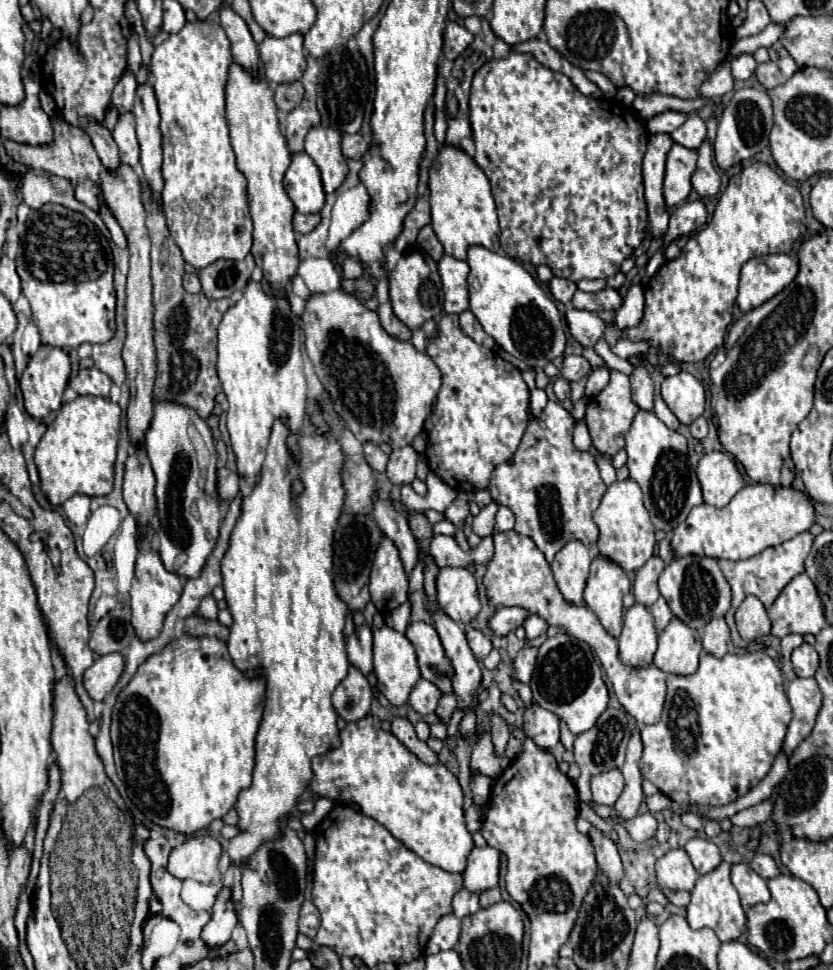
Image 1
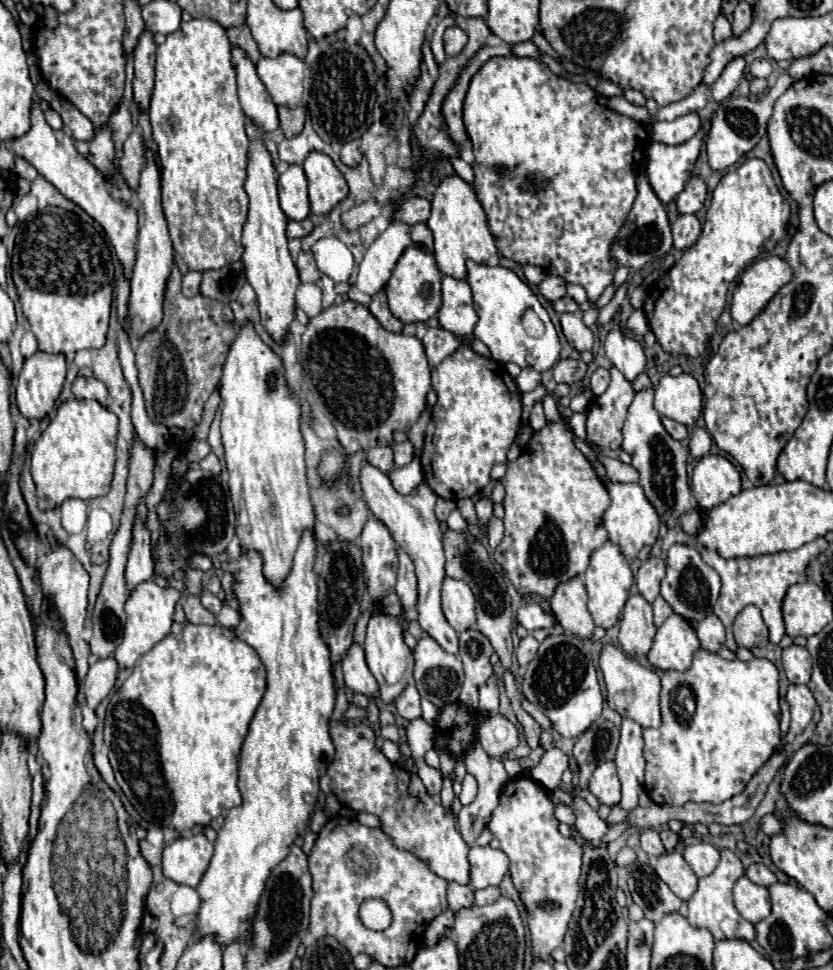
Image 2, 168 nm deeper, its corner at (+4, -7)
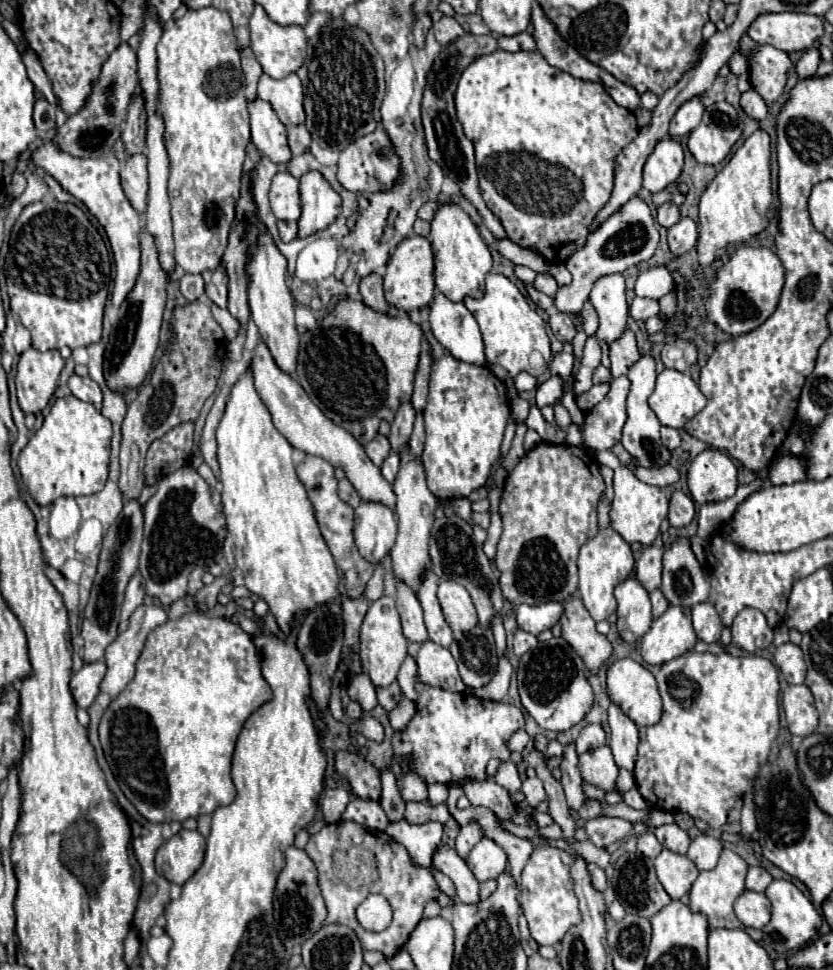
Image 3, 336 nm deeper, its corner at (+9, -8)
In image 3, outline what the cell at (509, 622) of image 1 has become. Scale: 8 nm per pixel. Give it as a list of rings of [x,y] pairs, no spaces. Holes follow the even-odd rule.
[[[545,602],[545,604],[519,604],[515,608],[517,624],[521,630],[529,634],[541,634],[545,630],[551,630],[559,618],[563,616],[563,604],[561,602]]]

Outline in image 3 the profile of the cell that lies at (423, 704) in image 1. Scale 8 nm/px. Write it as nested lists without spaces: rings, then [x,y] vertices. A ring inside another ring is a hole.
[[[393,682],[391,686],[385,686],[385,688],[377,688],[377,700],[385,710],[393,710],[397,706],[399,696],[401,696],[401,688],[397,682]]]

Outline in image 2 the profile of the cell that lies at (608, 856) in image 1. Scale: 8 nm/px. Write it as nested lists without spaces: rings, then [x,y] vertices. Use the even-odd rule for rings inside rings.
[[[574,797],[574,803],[572,803],[572,809],[576,813],[576,829],[578,833],[592,845],[592,847],[608,847],[604,843],[604,835],[608,833],[608,825],[606,821],[602,821],[598,817],[598,813],[582,799]]]

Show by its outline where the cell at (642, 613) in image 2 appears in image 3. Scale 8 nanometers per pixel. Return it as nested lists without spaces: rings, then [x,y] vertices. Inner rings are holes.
[[[629,576],[625,578],[617,588],[615,588],[615,600],[617,600],[617,630],[621,634],[621,638],[625,642],[637,642],[653,624],[653,616],[651,616],[651,600],[649,600],[649,592],[643,590],[643,584]]]

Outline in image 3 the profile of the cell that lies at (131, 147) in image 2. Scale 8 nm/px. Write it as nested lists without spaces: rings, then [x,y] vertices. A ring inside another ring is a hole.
[[[143,154],[127,158],[121,170],[121,186],[131,206],[143,214],[147,208],[147,158]]]

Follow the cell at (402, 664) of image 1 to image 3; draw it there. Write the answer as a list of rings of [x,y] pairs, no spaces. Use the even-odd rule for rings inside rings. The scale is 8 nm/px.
[[[381,596],[379,600],[371,602],[361,626],[359,654],[361,654],[363,670],[369,674],[375,686],[389,686],[397,678],[399,666],[407,656],[407,638],[401,632],[401,620],[399,620],[393,596]]]

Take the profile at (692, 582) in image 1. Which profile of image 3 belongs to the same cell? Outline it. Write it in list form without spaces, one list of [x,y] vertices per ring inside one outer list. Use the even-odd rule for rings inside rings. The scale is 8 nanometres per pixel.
[[[679,536],[663,554],[663,584],[661,590],[669,604],[693,608],[709,596],[709,578],[697,562],[691,542]]]

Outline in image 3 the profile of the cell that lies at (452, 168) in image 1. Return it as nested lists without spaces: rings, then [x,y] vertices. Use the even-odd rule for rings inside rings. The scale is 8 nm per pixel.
[[[447,204],[437,210],[431,222],[431,246],[435,254],[435,288],[451,302],[461,302],[465,296],[481,298],[485,276],[491,270],[491,252],[463,208]]]

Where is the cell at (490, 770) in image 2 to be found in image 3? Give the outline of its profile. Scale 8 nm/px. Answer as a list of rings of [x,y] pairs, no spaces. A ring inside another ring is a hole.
[[[471,822],[467,826],[461,826],[459,830],[459,836],[457,836],[457,844],[455,844],[455,850],[457,854],[465,860],[467,854],[473,850],[473,846],[483,838],[483,832],[479,828],[477,822]]]

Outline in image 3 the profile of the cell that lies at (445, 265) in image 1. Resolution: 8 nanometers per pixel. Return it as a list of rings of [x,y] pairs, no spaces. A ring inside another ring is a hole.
[[[437,292],[429,322],[433,336],[453,358],[475,366],[487,364],[479,326],[463,302],[451,302]]]

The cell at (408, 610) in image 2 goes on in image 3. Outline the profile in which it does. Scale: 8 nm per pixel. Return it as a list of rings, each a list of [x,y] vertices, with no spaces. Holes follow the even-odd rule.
[[[397,584],[397,610],[403,624],[403,634],[409,642],[423,644],[429,640],[427,628],[423,622],[423,610],[413,590],[405,584]]]

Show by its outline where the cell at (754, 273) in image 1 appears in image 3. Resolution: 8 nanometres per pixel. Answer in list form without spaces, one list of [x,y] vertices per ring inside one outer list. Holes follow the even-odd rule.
[[[739,246],[729,260],[717,268],[713,284],[703,298],[707,318],[725,334],[737,338],[759,328],[777,308],[785,284],[785,268],[767,246]]]

